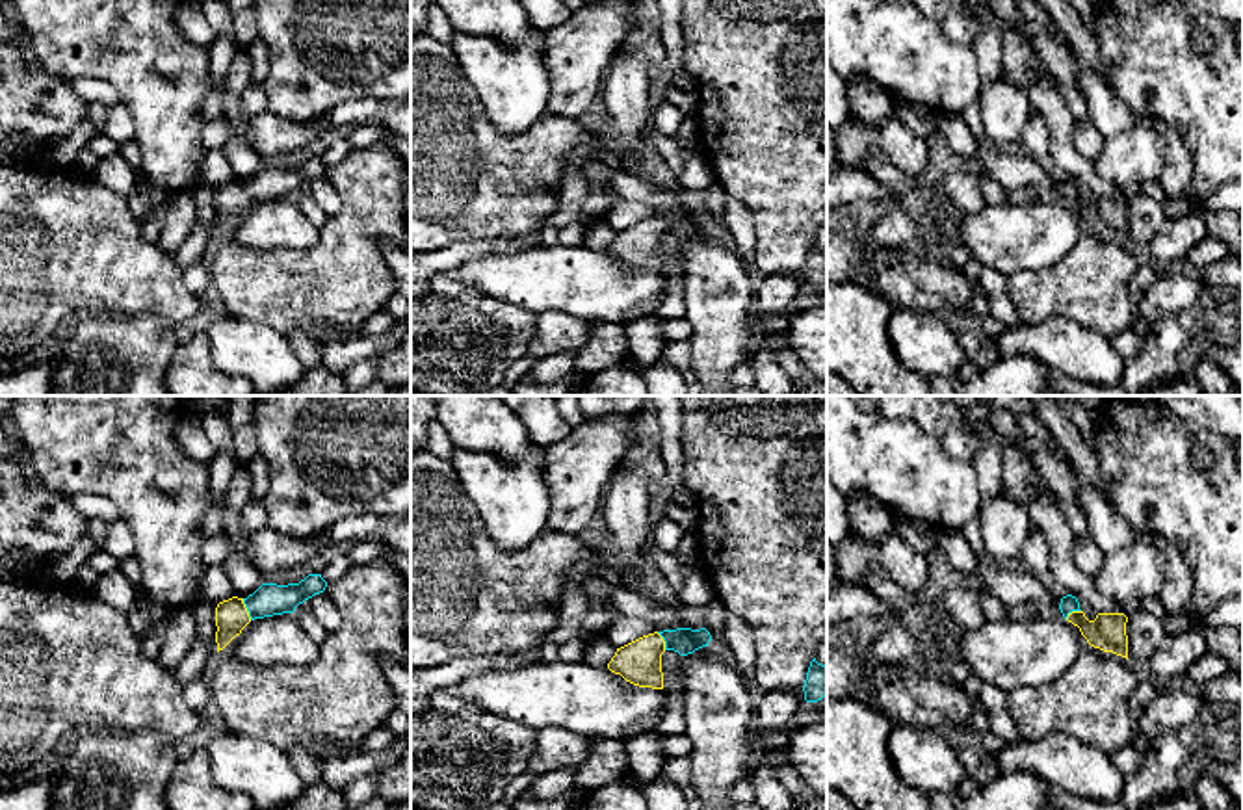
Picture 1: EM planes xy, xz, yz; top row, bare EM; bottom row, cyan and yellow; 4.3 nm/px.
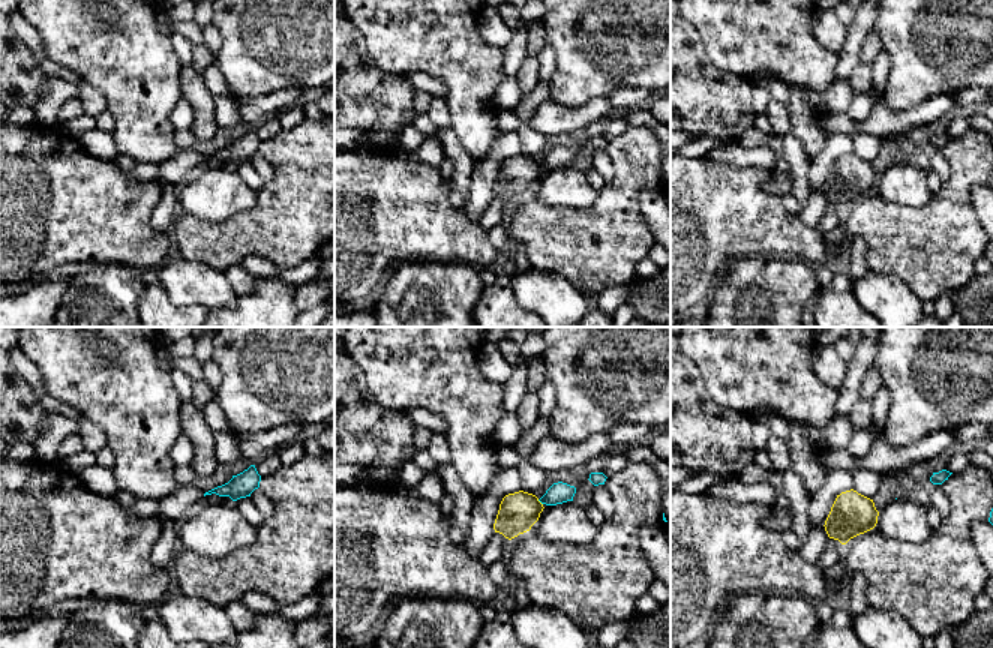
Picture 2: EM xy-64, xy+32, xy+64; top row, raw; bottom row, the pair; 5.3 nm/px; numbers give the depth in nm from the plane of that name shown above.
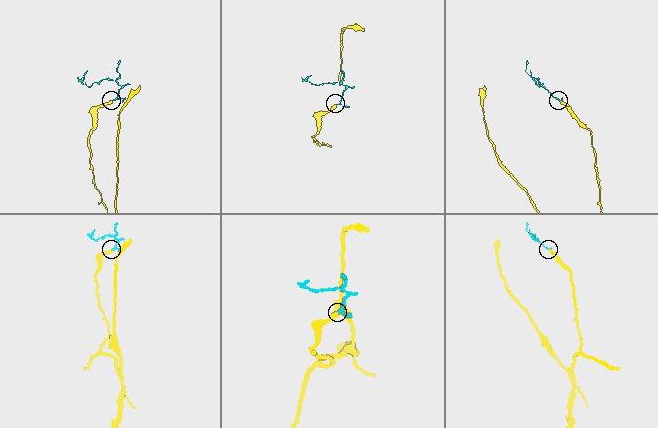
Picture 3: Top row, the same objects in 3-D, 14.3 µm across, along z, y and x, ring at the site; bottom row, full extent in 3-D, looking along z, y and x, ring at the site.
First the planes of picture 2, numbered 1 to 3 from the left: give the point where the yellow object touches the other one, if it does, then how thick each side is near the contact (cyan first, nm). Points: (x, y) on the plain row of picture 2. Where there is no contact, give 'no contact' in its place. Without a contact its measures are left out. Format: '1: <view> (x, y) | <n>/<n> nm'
1: no contact
2: xy+32 (540, 165) | 120/220 nm
3: no contact

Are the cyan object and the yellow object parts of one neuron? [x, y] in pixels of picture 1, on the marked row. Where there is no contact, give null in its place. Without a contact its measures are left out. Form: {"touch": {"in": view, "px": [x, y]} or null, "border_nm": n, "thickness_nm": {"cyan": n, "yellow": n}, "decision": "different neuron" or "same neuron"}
{"touch": {"in": "xy", "px": [248, 610]}, "border_nm": 100, "thickness_nm": {"cyan": 140, "yellow": 140}, "decision": "same neuron"}

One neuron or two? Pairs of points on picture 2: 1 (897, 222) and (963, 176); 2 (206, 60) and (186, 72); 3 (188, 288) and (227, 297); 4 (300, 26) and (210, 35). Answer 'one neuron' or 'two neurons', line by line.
1: one neuron
2: two neurons
3: one neuron
4: two neurons

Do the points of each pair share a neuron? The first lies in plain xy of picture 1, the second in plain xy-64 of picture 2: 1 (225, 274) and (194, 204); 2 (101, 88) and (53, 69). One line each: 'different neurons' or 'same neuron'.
1: different neurons
2: same neuron

